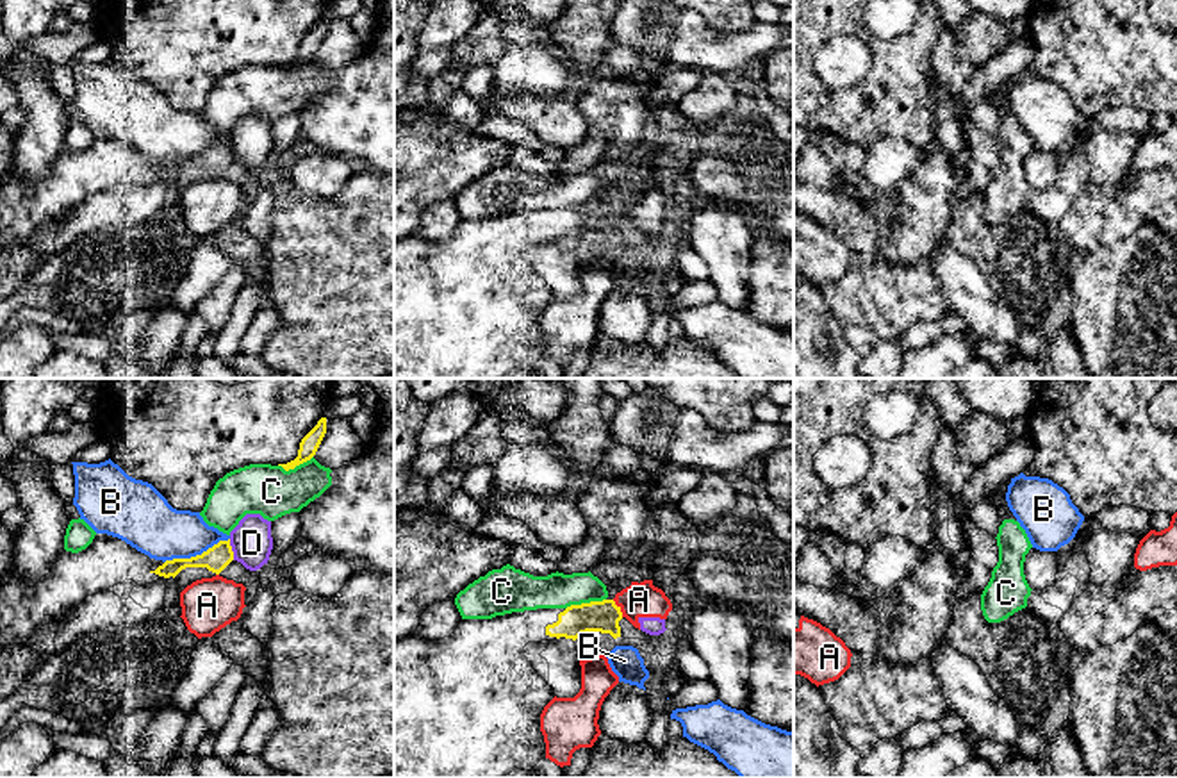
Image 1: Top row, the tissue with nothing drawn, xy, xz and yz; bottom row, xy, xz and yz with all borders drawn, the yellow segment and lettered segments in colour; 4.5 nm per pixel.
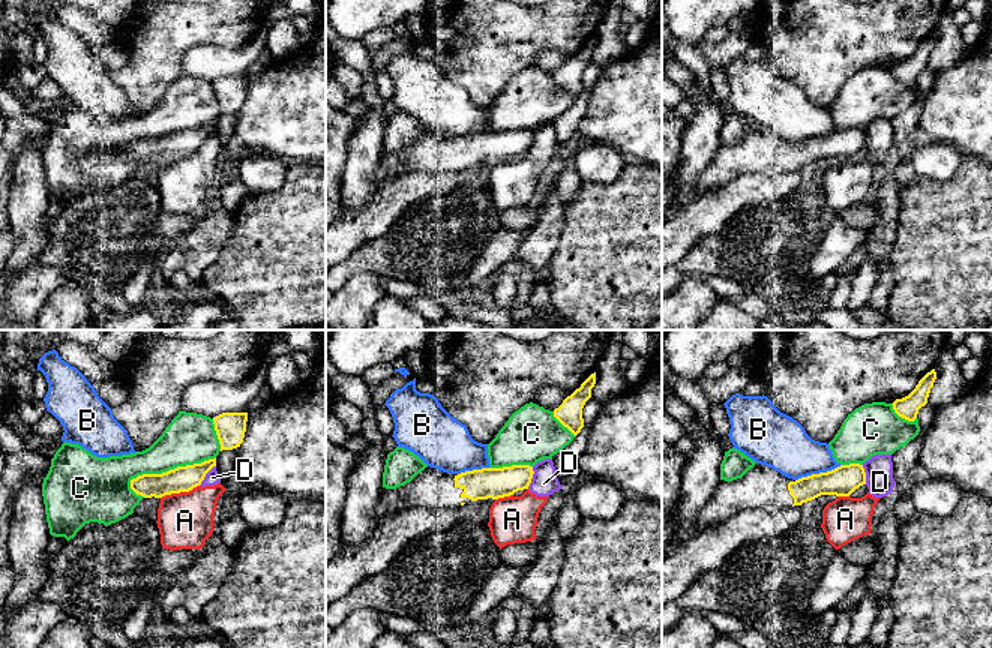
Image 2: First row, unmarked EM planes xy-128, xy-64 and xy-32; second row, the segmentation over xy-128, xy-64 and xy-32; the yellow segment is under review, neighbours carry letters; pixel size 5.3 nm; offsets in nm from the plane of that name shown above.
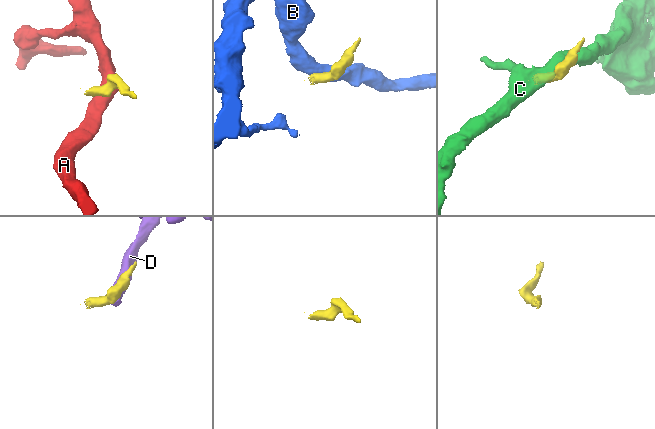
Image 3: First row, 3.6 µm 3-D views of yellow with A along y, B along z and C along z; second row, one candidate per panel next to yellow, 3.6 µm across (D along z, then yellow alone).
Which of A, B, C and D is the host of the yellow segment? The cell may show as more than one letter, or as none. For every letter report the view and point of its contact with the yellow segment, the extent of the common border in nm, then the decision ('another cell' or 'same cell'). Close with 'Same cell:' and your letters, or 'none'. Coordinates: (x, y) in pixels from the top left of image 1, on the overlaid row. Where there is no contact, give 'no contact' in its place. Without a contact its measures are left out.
A: contact xz (619, 609); length 90 nm; another cell
B: contact xy (197, 555); length 320 nm; another cell
C: contact xz (585, 604); length 190 nm; another cell
D: contact xy (230, 550); length 100 nm; another cell
Same cell: none

